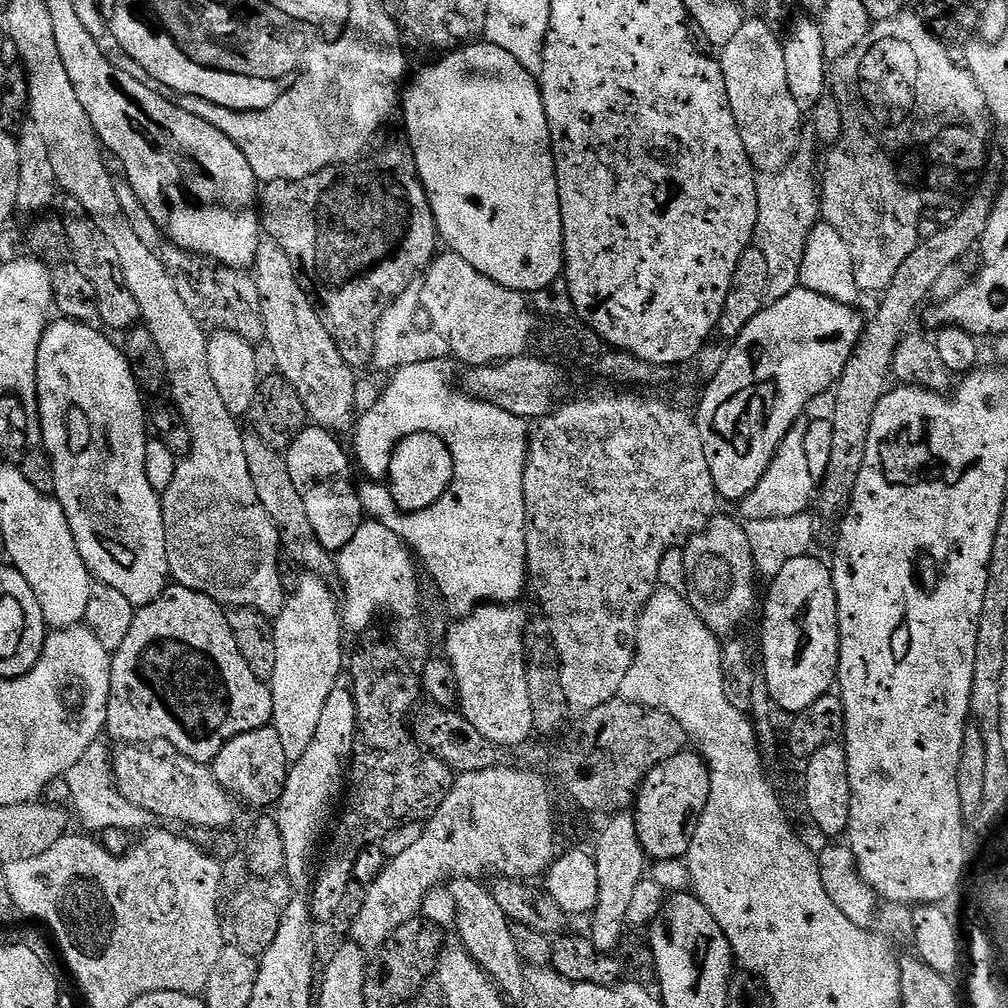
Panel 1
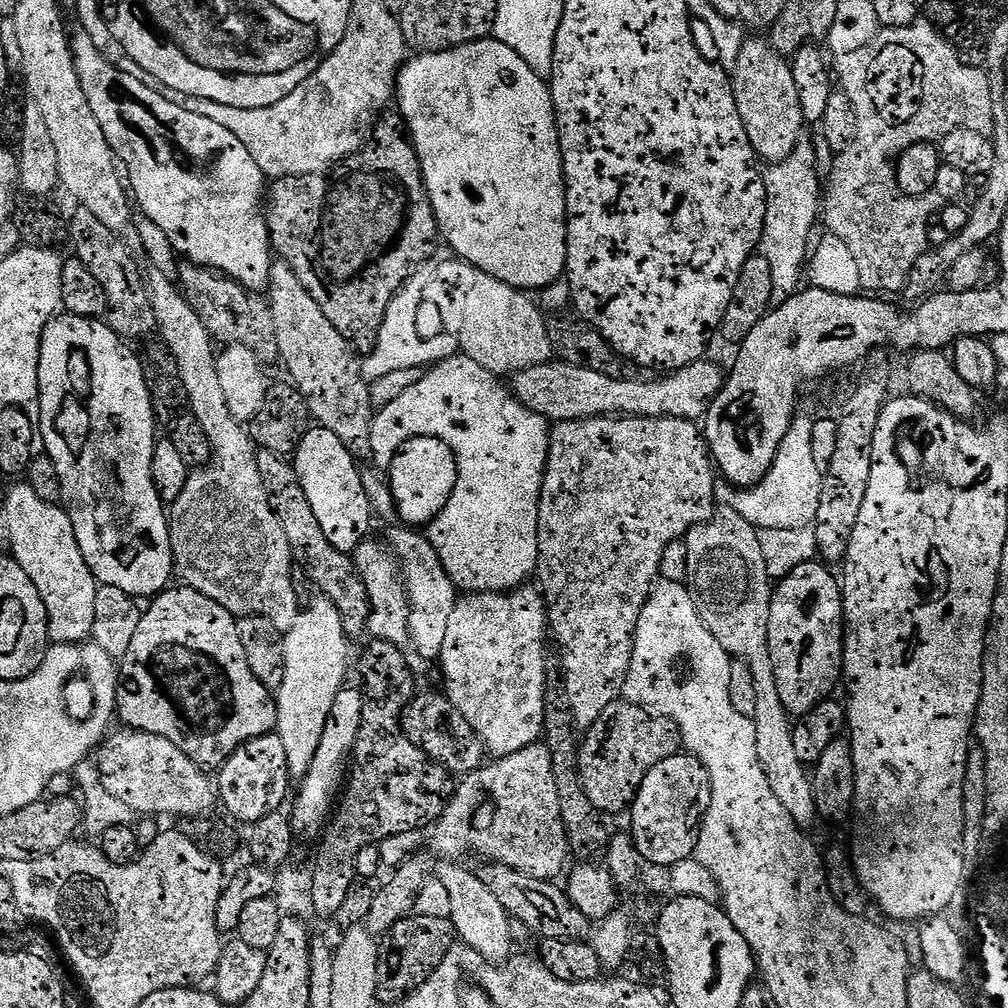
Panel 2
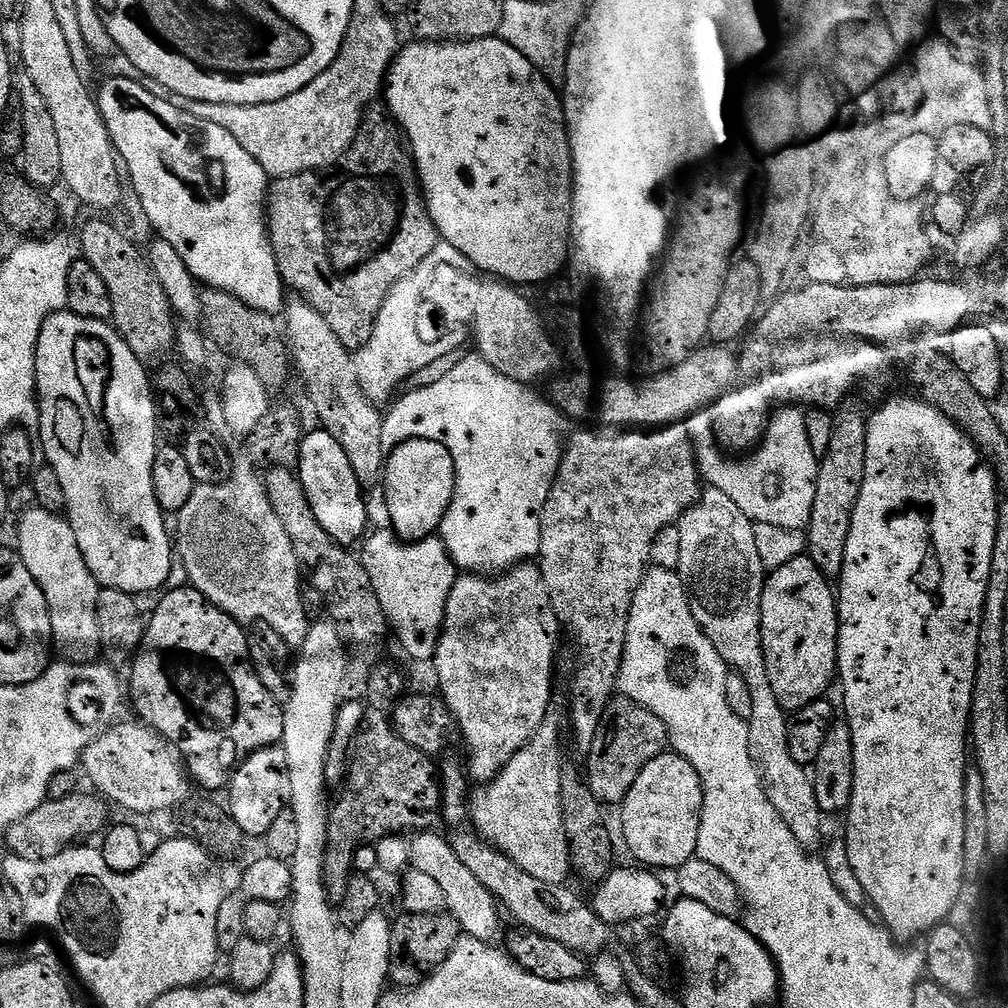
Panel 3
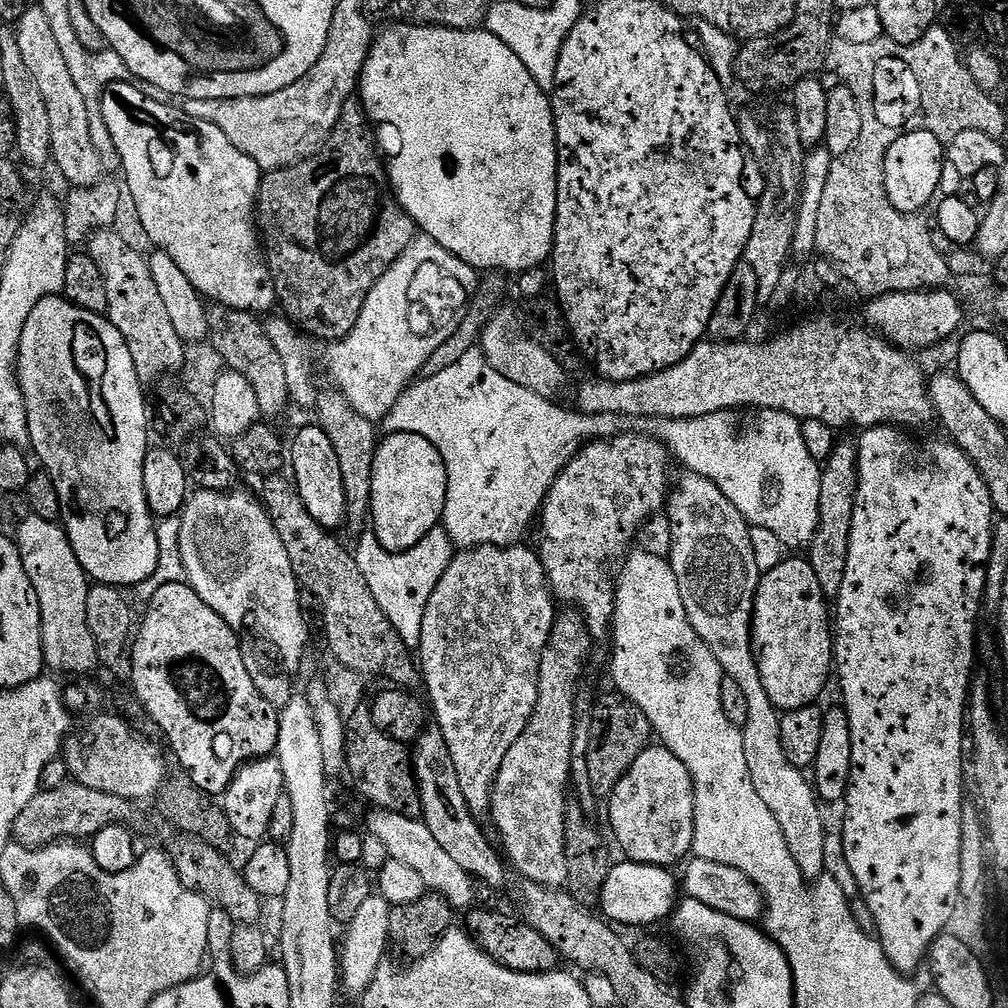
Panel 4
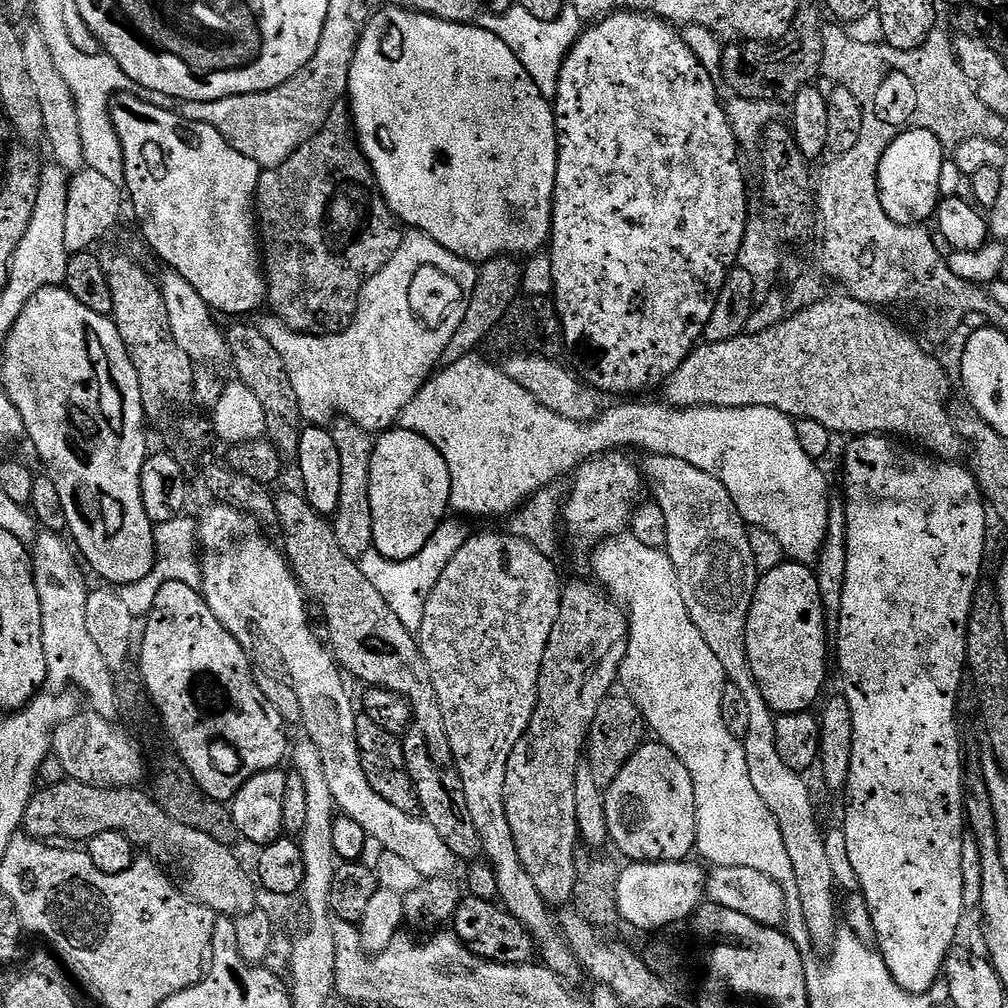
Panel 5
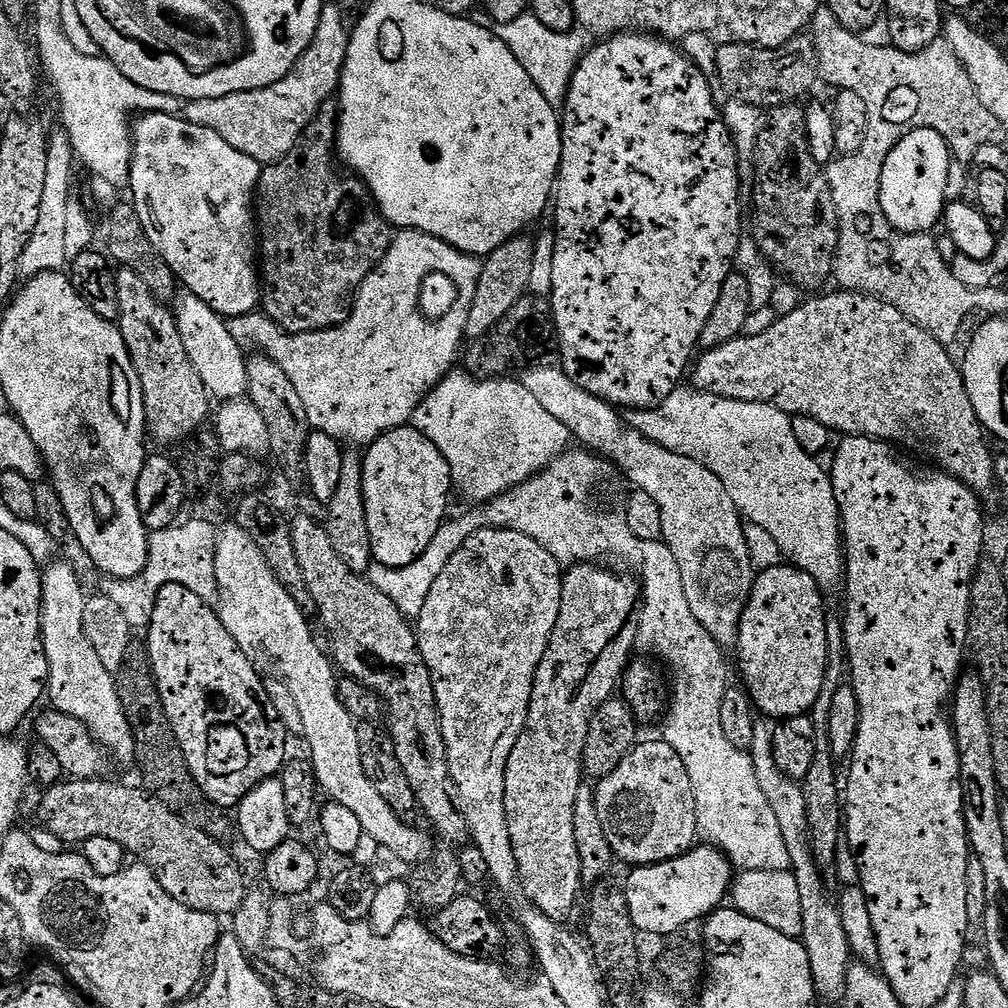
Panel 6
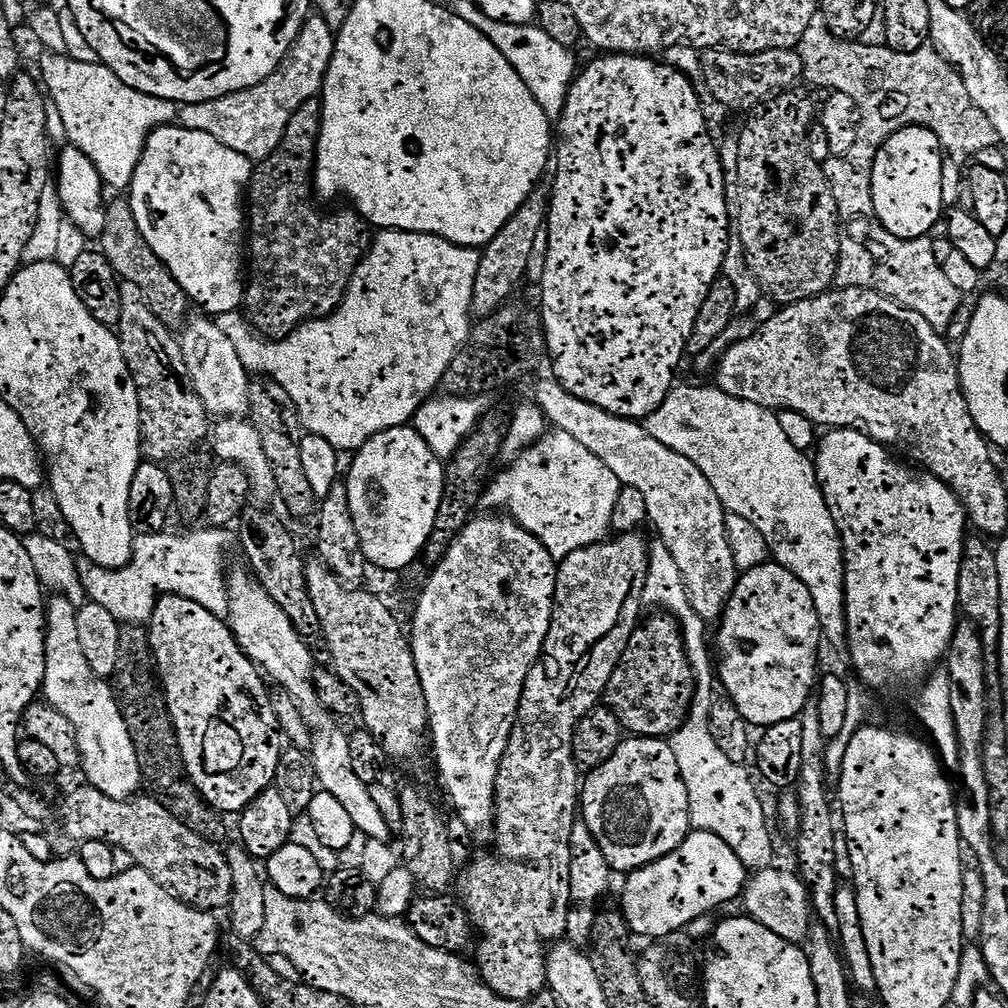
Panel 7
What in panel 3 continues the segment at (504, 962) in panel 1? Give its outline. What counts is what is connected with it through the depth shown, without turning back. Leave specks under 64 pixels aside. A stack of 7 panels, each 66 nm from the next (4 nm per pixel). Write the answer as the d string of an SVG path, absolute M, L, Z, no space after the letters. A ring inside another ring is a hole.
M420 830L413 836L416 837L411 837L409 843L411 867L434 878L442 886L445 909L460 924L461 933L489 942L495 941L502 917L496 897L486 890L486 886L482 886L482 882L478 882L478 878L474 878L474 874L470 874L468 867L458 859L458 854L454 854L451 843L447 839L443 840L436 830Z

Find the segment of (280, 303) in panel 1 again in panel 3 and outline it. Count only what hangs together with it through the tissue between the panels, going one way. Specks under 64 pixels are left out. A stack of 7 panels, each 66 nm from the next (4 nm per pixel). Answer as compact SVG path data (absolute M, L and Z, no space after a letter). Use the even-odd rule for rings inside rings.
M292 296L285 301L282 324L290 330L294 354L310 384L315 408L323 416L324 430L346 451L356 476L365 477L365 468L379 471L384 464L384 451L380 446L382 416L364 404L366 399L362 398L358 383L358 360L350 362L328 319L301 297Z

